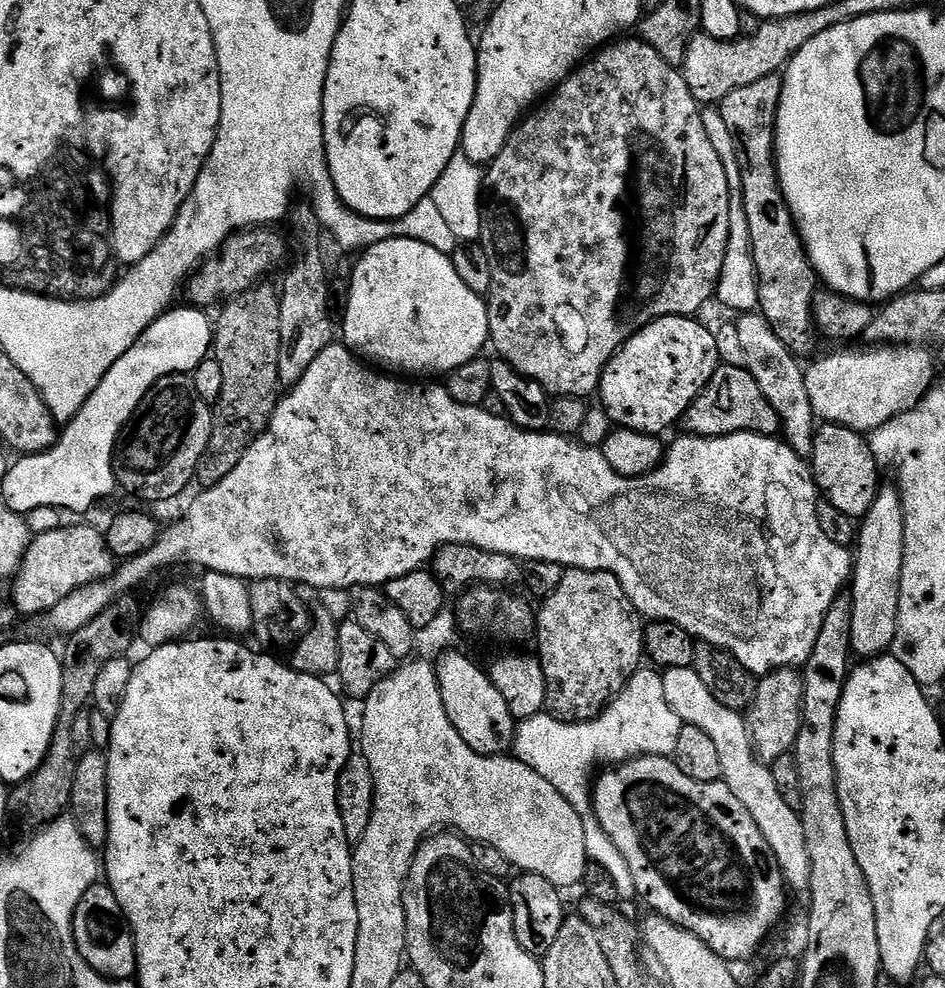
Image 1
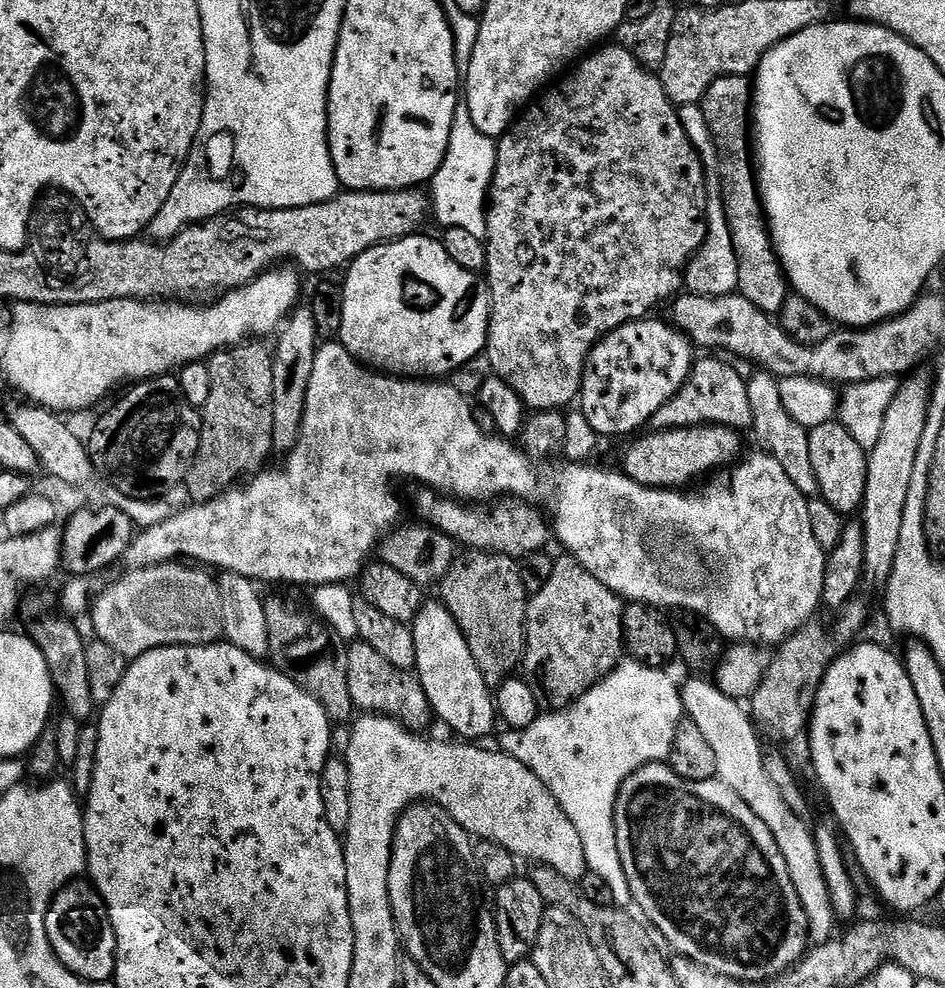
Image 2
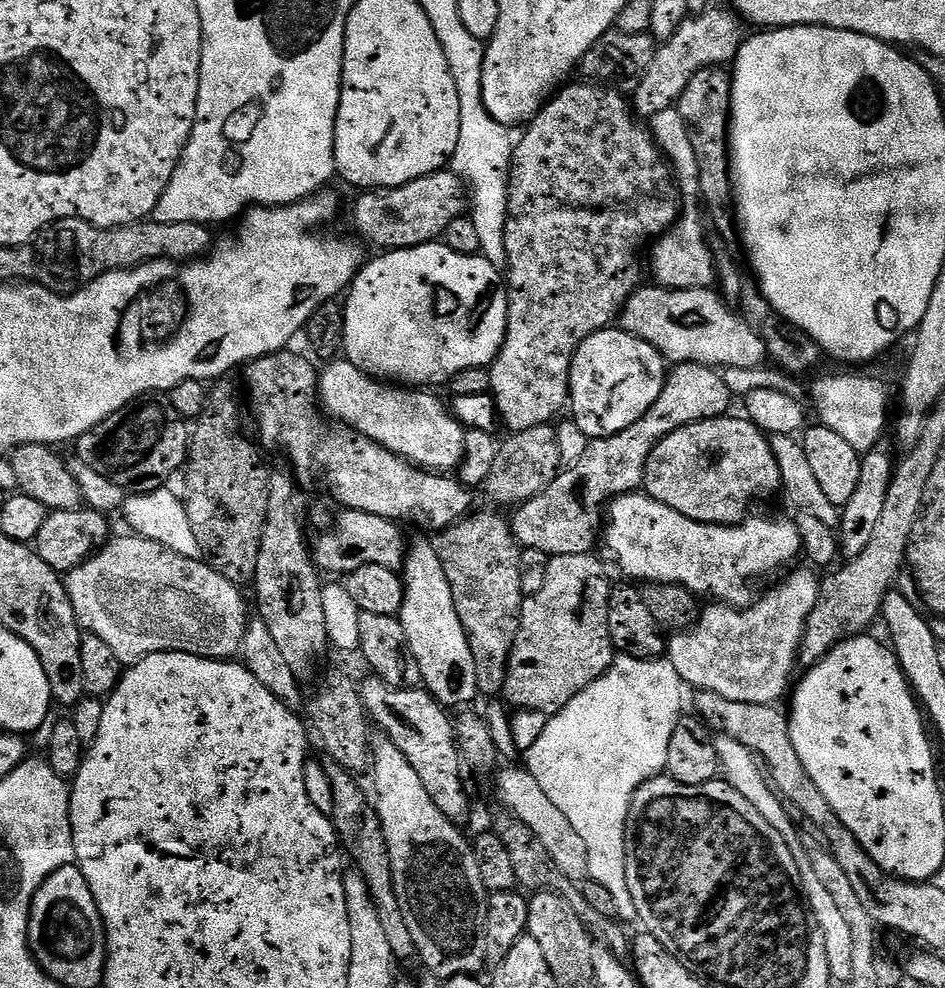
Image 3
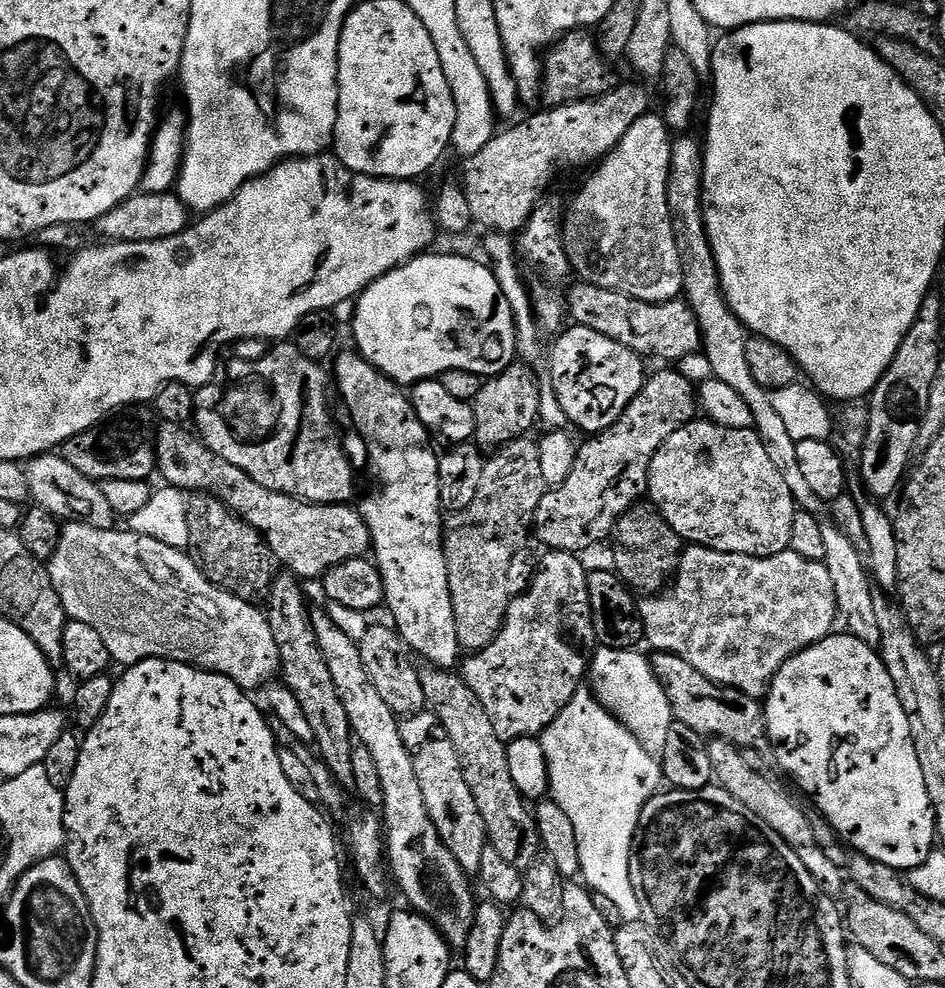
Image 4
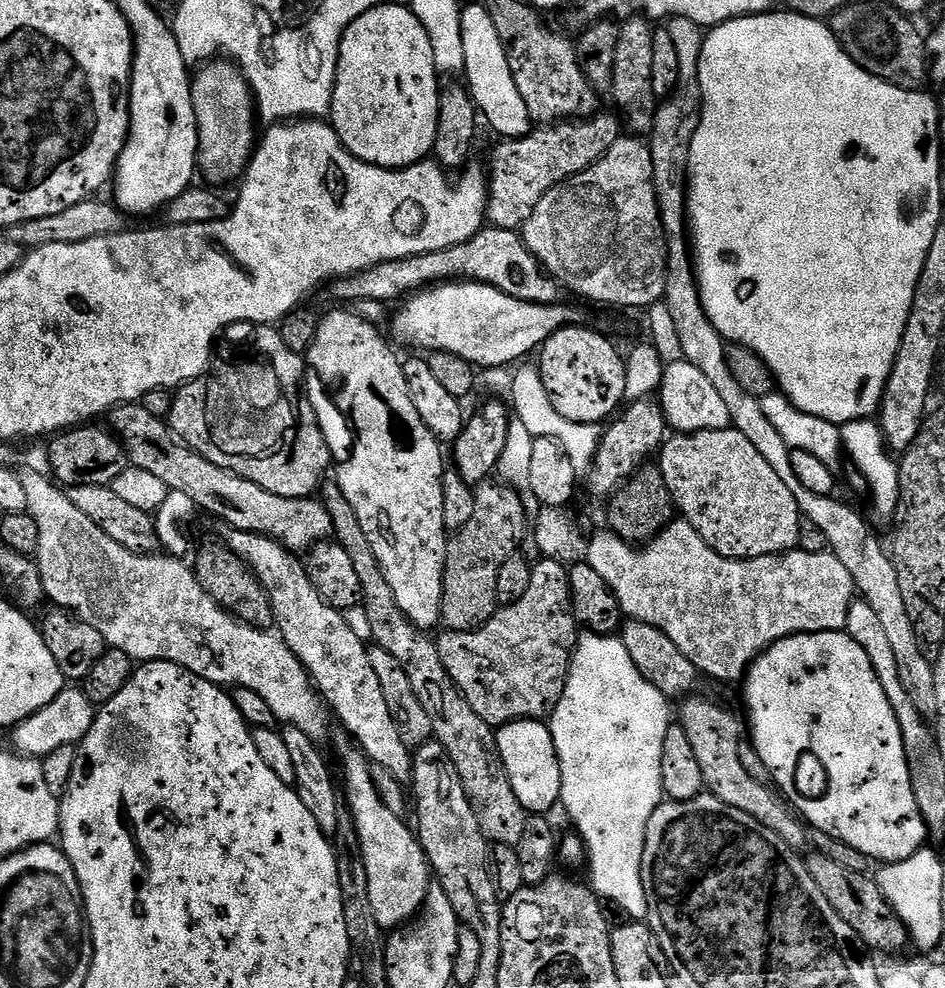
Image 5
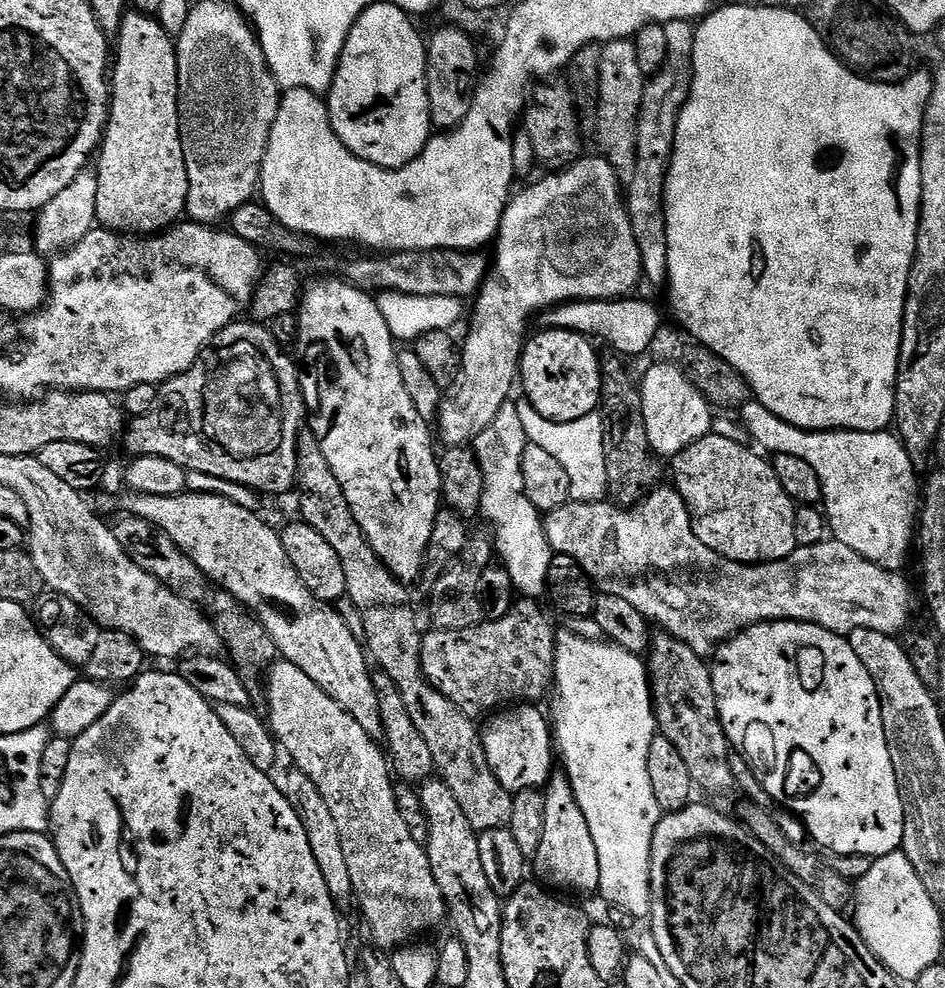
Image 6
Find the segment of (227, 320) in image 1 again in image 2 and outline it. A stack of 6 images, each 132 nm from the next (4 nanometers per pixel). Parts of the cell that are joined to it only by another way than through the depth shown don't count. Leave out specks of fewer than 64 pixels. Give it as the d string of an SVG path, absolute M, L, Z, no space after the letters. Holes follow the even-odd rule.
M248 342L211 357L208 369L214 390L210 390L210 402L202 410L200 449L186 481L193 501L223 496L229 488L261 471L274 456L274 352L264 344Z

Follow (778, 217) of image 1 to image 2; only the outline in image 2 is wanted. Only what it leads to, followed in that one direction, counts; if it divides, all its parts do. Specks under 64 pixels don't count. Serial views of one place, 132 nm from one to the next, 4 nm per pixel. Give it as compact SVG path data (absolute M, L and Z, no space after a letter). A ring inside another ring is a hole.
M723 76L718 78L706 90L702 107L706 114L706 126L710 126L710 134L716 143L716 155L720 157L718 175L720 189L724 195L724 213L730 226L730 238L734 241L734 258L738 258L738 294L746 298L746 302L754 302L758 310L767 316L779 317L784 303L790 295L788 276L780 263L780 255L772 244L772 232L768 228L768 218L764 214L764 205L760 203L760 186L758 172L754 167L754 140L750 129L754 124L754 84L747 76Z

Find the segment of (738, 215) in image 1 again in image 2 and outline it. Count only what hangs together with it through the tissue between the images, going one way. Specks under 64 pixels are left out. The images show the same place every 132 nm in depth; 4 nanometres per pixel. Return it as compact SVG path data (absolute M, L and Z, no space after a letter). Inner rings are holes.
M700 104L679 105L680 121L704 164L704 171L710 175L707 178L706 214L708 215L708 237L701 248L696 251L696 257L688 264L686 273L686 288L691 295L731 296L738 289L738 258L734 258L734 241L730 238L730 226L724 213L724 195L720 189L719 175L712 174L720 167L720 157L716 155L716 143L710 134L710 126L706 126L706 114Z

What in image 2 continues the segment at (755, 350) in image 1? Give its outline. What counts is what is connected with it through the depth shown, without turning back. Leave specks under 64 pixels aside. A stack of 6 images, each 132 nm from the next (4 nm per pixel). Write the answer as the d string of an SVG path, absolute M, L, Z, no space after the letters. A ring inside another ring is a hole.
M756 370L747 377L747 382L752 414L751 435L756 435L757 442L764 447L761 449L767 455L773 456L778 462L778 466L782 466L782 470L786 470L790 482L794 482L794 486L798 486L798 490L803 496L819 497L818 478L814 478L814 465L810 463L809 429L798 426L798 422L794 422L794 418L790 418L790 414L786 414L786 406L782 406L780 380L771 372Z

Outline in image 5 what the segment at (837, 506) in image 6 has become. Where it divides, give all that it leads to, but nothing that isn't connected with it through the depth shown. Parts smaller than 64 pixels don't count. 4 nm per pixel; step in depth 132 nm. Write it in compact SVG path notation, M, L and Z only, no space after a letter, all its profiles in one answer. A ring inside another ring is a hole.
M773 390L768 396L759 397L762 414L770 420L770 426L782 436L788 449L797 448L814 454L829 466L835 465L840 456L840 436L844 439L844 448L853 460L854 468L865 476L872 494L872 500L880 512L895 509L896 499L900 493L900 470L897 461L890 455L884 443L884 434L875 419L855 420L839 428L837 425L826 422L822 418L814 418L802 410L798 410L779 391Z

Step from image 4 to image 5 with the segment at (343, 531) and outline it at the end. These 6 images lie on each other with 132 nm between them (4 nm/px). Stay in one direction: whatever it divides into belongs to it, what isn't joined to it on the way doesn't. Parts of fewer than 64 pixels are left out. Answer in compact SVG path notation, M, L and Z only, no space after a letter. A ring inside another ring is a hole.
M143 403L118 404L111 409L111 416L111 431L124 444L131 467L150 470L150 474L166 482L169 492L185 493L194 500L201 513L209 512L225 520L229 529L262 534L297 554L307 553L333 535L332 519L323 499L282 498L278 494L270 494L270 490L262 490L258 482L250 482L230 470L222 470L222 466L214 466L214 462L202 458L202 454L178 438L167 419L154 418Z

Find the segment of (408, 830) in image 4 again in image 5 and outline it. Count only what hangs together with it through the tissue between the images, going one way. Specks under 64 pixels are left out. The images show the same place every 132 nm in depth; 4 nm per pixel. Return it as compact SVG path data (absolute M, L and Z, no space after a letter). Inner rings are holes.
M253 532L227 533L226 543L232 553L242 558L249 570L260 579L262 586L268 591L272 609L276 615L276 628L288 649L304 663L308 675L312 677L313 685L322 693L331 715L345 728L347 735L358 745L361 752L368 757L375 767L390 770L398 782L407 785L412 779L412 765L414 752L398 738L398 726L394 726L394 718L390 718L390 709L386 707L386 698L382 698L382 690L378 686L378 678L370 667L368 648L365 641L358 639L354 630L346 626L344 613L339 608L331 608L320 597L318 590L314 590L314 582L310 582L307 567L302 563L301 557L288 548L282 547L277 540L266 538L262 534Z

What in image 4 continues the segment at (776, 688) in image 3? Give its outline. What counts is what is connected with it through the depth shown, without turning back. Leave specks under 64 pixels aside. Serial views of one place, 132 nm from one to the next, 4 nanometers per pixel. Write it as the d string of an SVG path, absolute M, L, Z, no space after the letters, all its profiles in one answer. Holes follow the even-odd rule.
M697 544L685 547L667 591L645 595L639 606L644 635L655 651L678 654L715 684L757 698L767 697L774 674L795 652L826 639L833 631L832 623L838 620L830 570L821 561L807 560L790 550L758 558L726 554Z

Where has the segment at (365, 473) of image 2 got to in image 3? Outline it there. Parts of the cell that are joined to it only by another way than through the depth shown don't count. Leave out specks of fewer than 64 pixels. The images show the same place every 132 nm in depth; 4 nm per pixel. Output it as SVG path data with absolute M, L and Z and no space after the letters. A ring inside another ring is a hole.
M347 358L339 359L319 373L318 400L333 421L361 432L381 448L425 470L452 470L459 465L464 456L466 429L457 422L445 401L443 404L428 390L381 382L358 370ZM629 494L618 496L606 508L606 527L602 540L608 543L610 551L616 555L620 568L627 579L644 584L680 584L686 590L695 592L697 597L712 596L713 601L730 604L734 608L746 608L752 603L752 587L756 580L776 572L779 568L787 569L792 559L801 555L800 535L795 519L784 516L749 515L738 524L703 524L694 522L678 510L670 510L647 494Z

